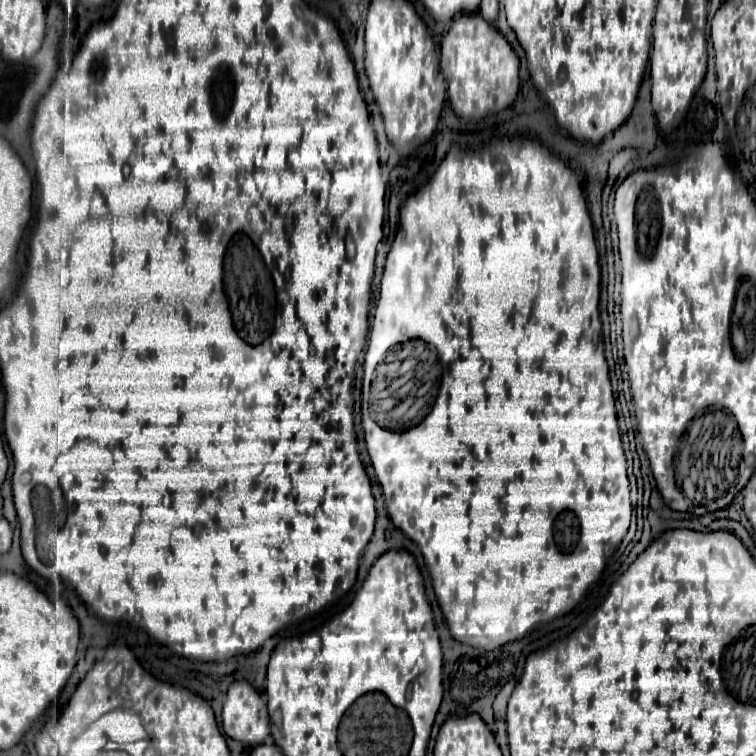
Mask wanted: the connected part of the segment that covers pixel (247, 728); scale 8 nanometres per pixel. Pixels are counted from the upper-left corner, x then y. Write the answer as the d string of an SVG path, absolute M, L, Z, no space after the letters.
M235 681L223 705L223 731L243 745L261 745L269 735L269 715L265 699L247 683Z

